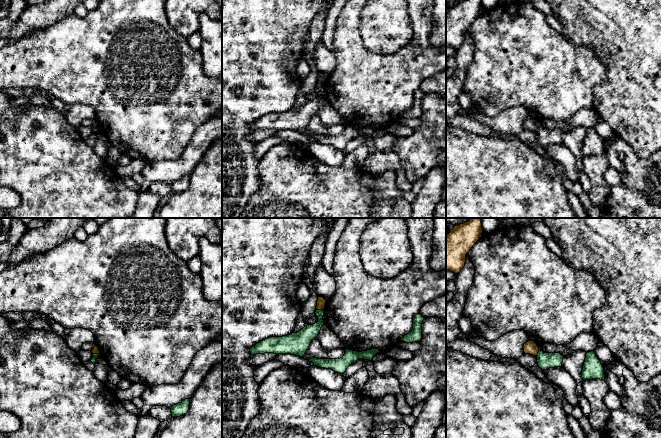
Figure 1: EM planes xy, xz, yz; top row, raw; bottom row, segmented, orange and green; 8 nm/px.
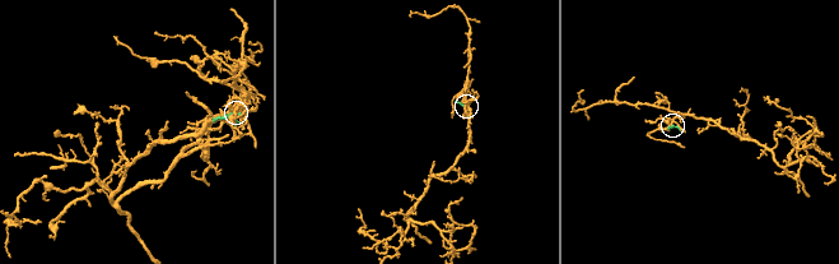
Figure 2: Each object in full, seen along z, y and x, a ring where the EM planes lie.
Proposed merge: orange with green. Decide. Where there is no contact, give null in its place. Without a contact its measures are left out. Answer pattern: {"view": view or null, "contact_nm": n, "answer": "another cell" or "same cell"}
{"view": "xz", "contact_nm": 60, "answer": "another cell"}

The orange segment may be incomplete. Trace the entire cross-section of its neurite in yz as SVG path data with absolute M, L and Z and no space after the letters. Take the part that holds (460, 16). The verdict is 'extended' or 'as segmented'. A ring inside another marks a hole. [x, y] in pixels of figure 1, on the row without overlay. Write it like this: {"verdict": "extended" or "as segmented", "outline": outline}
{"verdict": "as segmented", "outline": "M460 0L454 2L446 12L446 46L458 50L465 42L466 30L479 16L482 0Z"}

